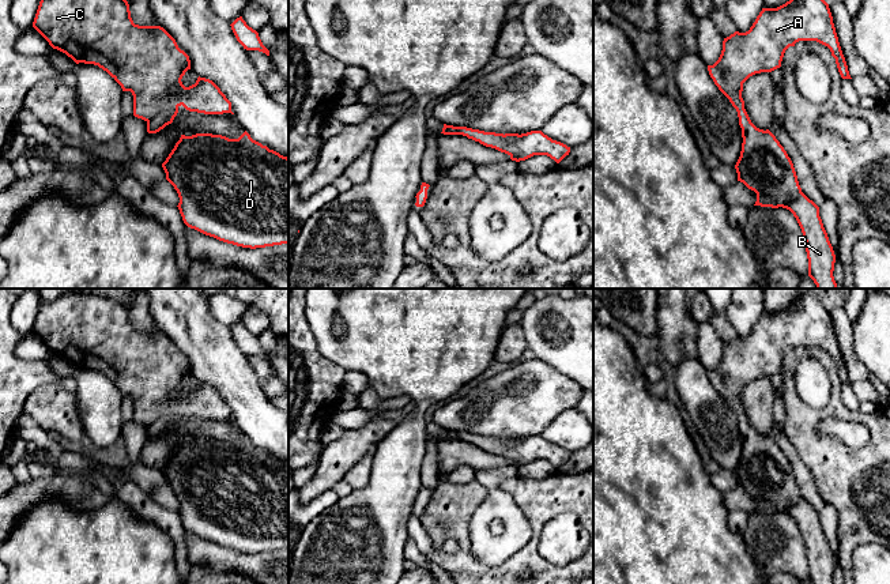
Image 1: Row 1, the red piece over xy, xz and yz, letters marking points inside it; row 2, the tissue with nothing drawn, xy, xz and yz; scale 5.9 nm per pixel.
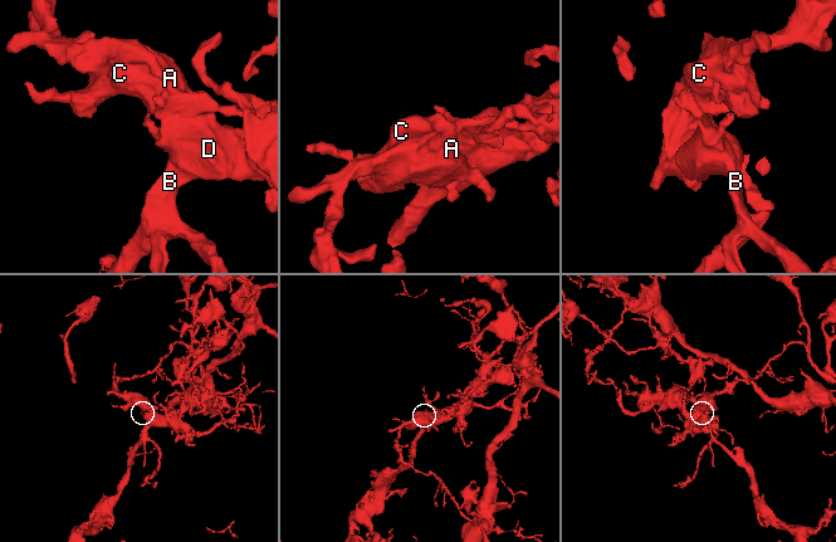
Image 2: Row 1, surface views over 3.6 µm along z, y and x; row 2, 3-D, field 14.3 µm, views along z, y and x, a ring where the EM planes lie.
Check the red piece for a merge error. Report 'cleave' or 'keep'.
cleave

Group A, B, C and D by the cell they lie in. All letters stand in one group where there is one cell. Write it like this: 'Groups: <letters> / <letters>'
Groups: A C / B D

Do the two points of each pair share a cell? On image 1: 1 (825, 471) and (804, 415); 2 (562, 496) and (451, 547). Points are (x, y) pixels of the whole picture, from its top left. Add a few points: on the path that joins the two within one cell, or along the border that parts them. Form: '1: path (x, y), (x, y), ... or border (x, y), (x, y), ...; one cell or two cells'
1: path (822, 458), (804, 437), (804, 429); one cell
2: border (459, 542), (448, 538), (438, 549); two cells

